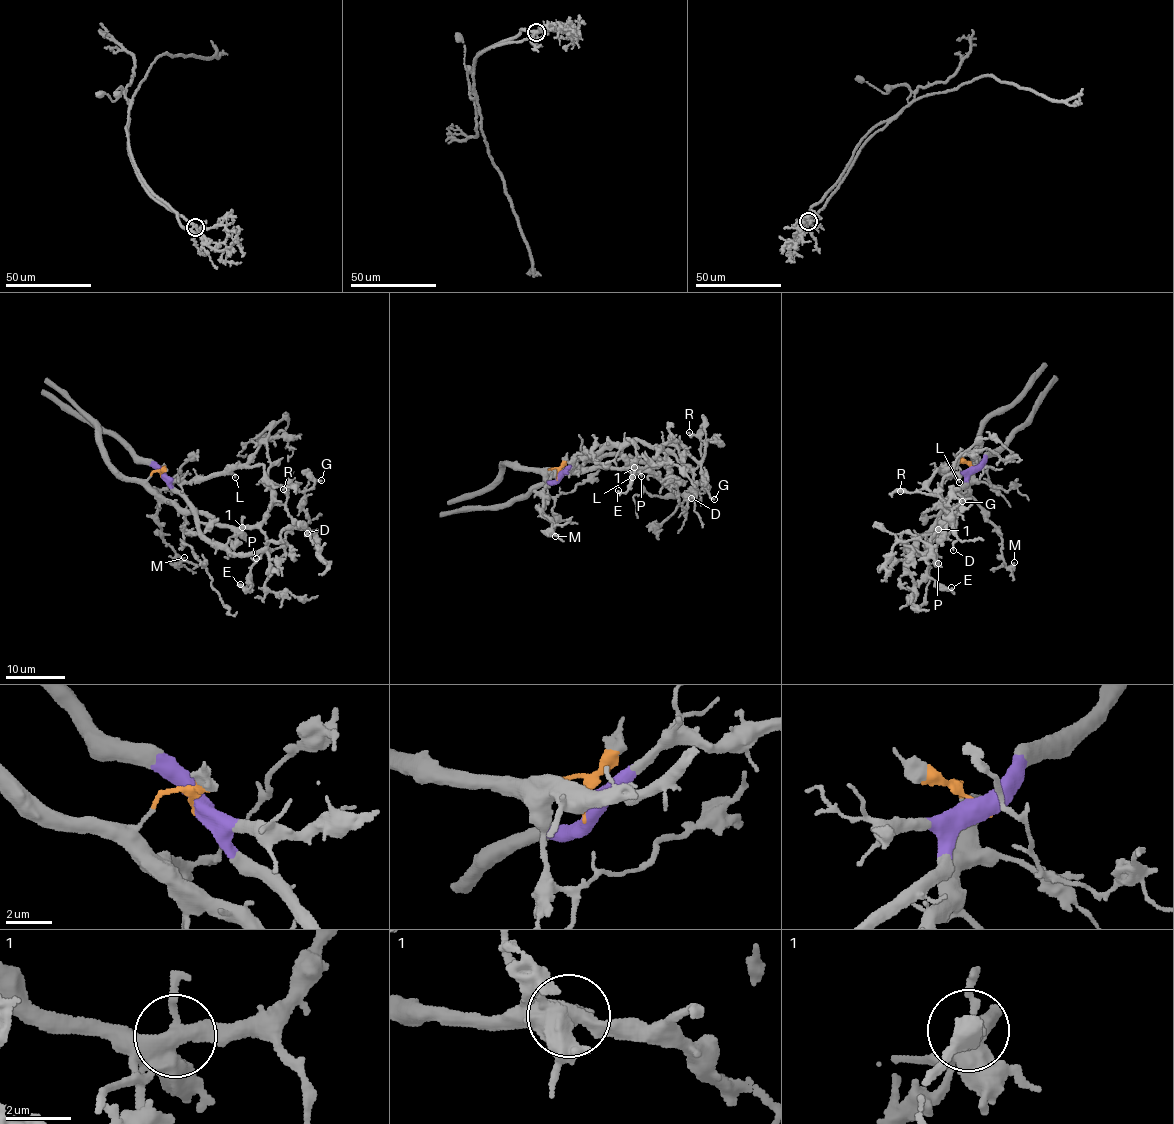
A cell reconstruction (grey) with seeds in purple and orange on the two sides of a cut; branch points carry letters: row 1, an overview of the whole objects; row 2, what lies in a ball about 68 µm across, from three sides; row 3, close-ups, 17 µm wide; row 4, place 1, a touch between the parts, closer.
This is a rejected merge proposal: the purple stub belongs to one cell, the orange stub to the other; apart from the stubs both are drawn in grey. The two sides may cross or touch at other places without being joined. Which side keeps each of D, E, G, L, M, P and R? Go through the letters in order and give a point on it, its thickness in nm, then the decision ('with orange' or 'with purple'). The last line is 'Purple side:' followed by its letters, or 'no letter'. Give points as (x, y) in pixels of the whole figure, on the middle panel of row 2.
D: place (691, 498); calibre 140 nm; with purple
E: place (618, 490); calibre 170 nm; with orange
G: place (714, 499); calibre 190 nm; with purple
L: place (632, 477); calibre 140 nm; with purple
M: place (555, 536); calibre 110 nm; with orange
P: place (641, 476); calibre 150 nm; with orange
R: place (689, 432); calibre 220 nm; with purple
Purple side: D, G, L, R

